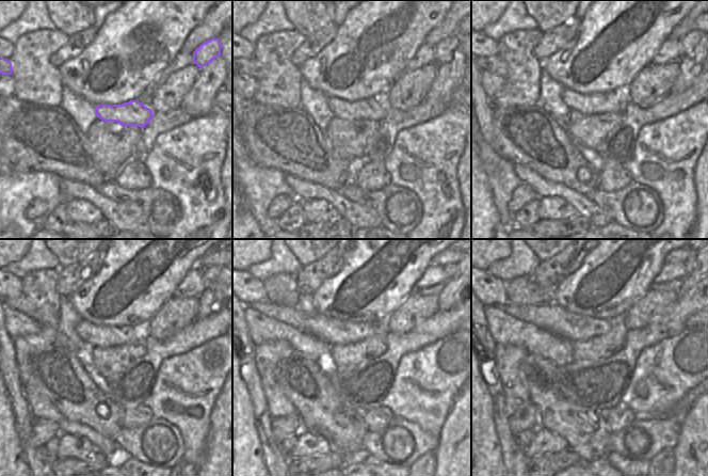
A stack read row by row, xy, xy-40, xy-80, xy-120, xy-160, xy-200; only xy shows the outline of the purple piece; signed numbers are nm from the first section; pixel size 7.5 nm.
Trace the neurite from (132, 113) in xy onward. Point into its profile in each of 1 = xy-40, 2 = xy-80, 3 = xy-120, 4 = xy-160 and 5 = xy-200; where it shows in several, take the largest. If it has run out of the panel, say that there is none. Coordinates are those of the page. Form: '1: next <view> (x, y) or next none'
1: next xy-40 (375, 108)
2: next xy-80 (615, 100)
3: next xy-120 (93, 334)
4: next xy-160 (332, 331)
5: next xy-200 (551, 317)

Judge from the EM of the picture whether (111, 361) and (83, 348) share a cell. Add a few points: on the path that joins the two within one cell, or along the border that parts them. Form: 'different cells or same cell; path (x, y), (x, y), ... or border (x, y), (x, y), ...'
different cells; border (94, 347), (91, 353), (90, 370)

